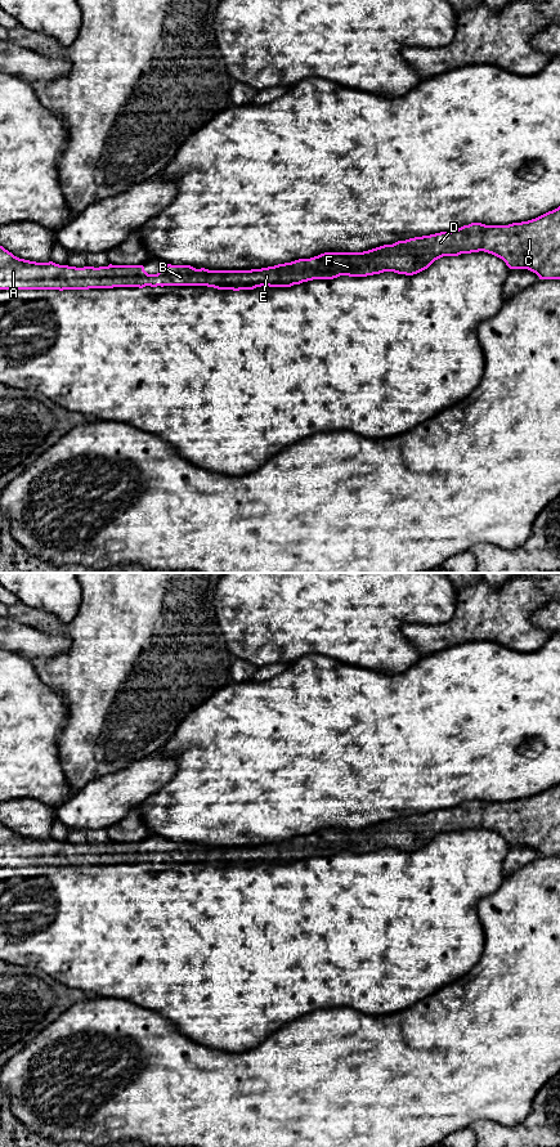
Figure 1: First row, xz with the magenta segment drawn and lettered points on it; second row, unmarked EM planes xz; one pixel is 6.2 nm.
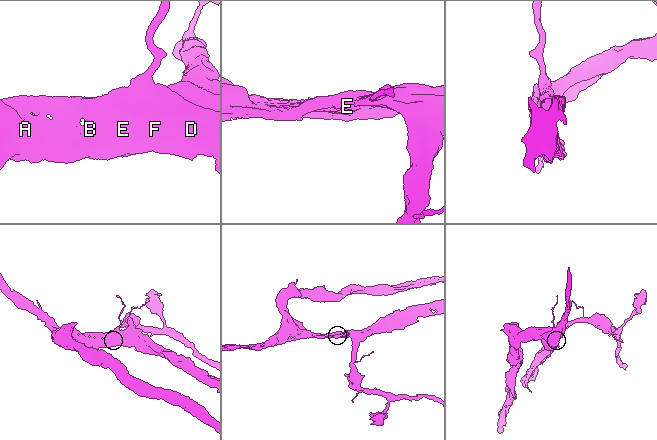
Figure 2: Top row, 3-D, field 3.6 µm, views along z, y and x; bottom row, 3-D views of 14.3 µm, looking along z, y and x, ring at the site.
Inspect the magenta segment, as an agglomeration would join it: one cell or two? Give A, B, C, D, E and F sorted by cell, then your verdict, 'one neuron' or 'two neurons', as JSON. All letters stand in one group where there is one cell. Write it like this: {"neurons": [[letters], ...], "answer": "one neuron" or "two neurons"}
{"neurons": [["A", "B", "C", "D", "E", "F"]], "answer": "one neuron"}

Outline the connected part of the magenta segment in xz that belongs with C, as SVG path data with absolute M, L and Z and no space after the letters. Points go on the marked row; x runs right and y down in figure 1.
M560 206L536 219L509 225L471 223L457 230L440 232L384 245L363 252L324 252L310 259L251 270L209 270L191 265L167 264L157 274L148 274L143 265L68 266L53 261L36 263L14 256L0 246L0 290L89 290L145 286L207 286L218 290L254 290L261 286L291 287L313 279L333 279L340 275L367 277L384 272L413 275L427 269L443 256L458 256L484 251L502 259L510 269L528 269L539 279L560 279Z

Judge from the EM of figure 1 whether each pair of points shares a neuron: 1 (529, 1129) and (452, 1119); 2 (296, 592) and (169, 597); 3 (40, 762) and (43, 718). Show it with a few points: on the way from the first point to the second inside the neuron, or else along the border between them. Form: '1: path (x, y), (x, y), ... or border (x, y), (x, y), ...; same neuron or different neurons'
1: border (470, 1125), (480, 1120), (494, 1120), (505, 1127); different neurons
2: border (215, 586), (214, 609), (216, 622), (220, 626); different neurons
3: path (40, 752), (43, 729); same neuron

